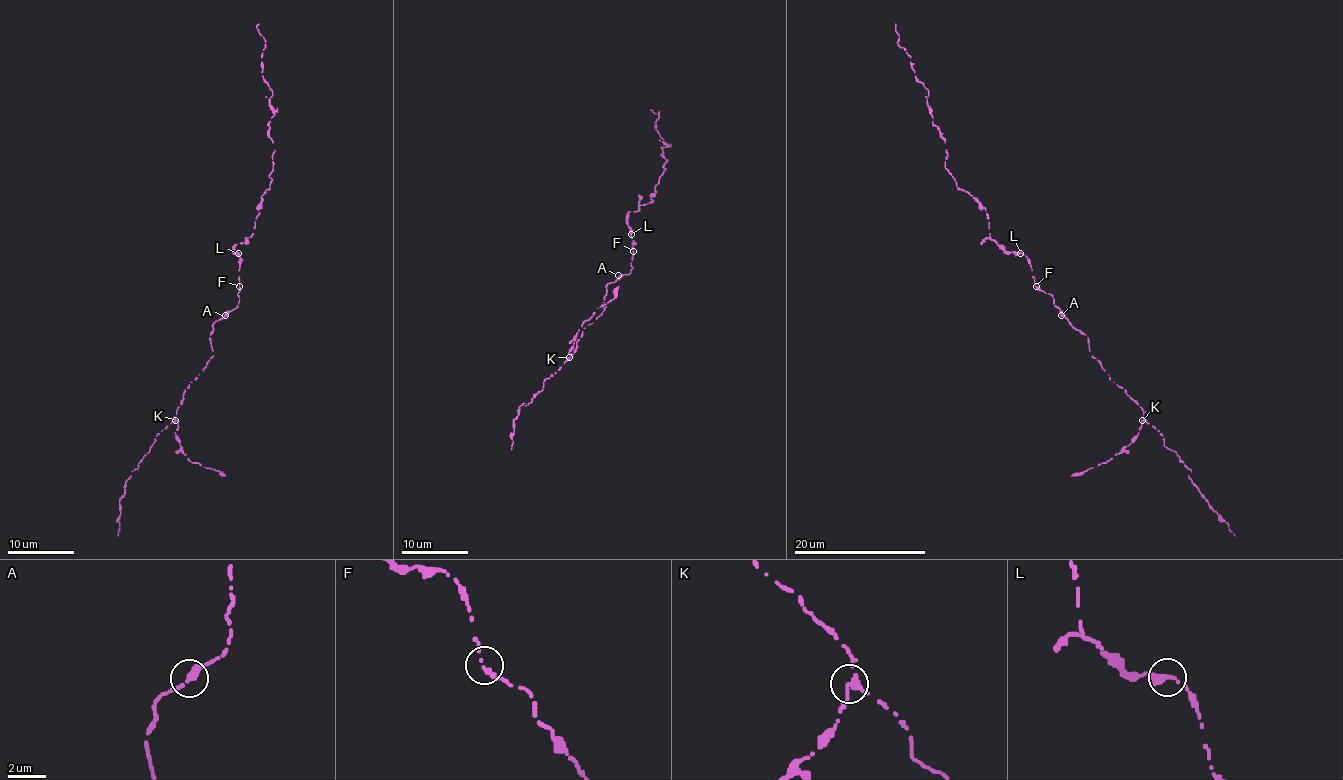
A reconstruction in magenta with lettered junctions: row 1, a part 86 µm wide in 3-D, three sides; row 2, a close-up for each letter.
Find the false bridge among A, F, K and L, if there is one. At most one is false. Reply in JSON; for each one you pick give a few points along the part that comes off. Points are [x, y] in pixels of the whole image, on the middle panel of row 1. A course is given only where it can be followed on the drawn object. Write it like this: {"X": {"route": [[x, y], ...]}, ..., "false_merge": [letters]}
{"K": {"route": [[569, 356], [572, 356], [569, 351], [577, 332], [597, 308], [615, 297], [618, 285]]}, "false_merge": ["K"]}

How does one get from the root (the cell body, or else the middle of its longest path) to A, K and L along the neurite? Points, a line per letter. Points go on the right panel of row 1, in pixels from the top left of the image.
A: (1036, 286), (1053, 297), (1061, 315)
K: (1036, 286), (1049, 294), (1067, 320), (1087, 337), (1089, 350), (1109, 378), (1142, 408), (1142, 419)
L: (1036, 286), (1029, 259), (1020, 253)

